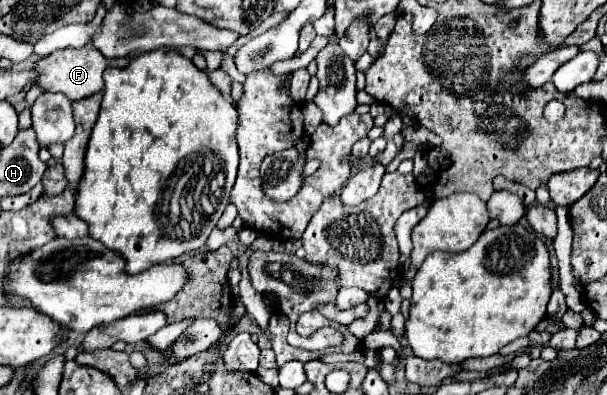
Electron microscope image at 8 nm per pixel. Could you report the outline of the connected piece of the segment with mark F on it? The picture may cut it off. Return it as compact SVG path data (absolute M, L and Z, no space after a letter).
M84 46L78 50L62 50L62 52L54 52L42 60L38 60L36 64L36 72L38 72L38 84L48 90L48 92L62 92L64 96L68 96L72 102L74 100L84 100L90 98L94 94L98 94L102 90L102 72L110 66L114 68L124 68L128 64L128 58L106 58L100 50L96 50L94 46Z

